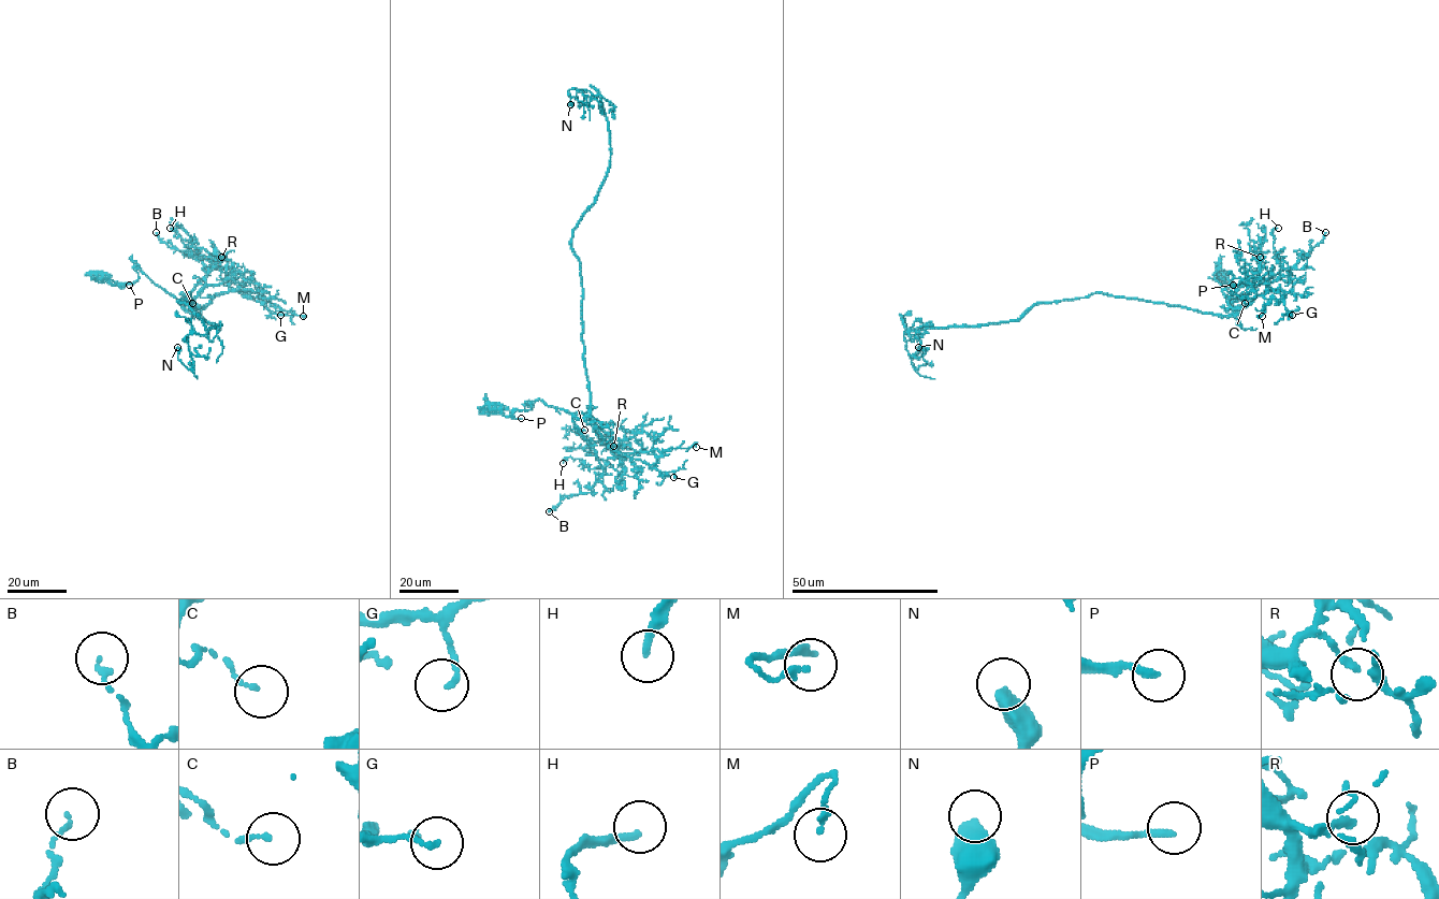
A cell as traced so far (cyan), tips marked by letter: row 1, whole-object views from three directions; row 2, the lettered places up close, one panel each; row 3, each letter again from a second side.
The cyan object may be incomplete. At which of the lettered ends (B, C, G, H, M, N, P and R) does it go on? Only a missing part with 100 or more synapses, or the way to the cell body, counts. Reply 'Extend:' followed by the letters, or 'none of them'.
Extend: none of them

